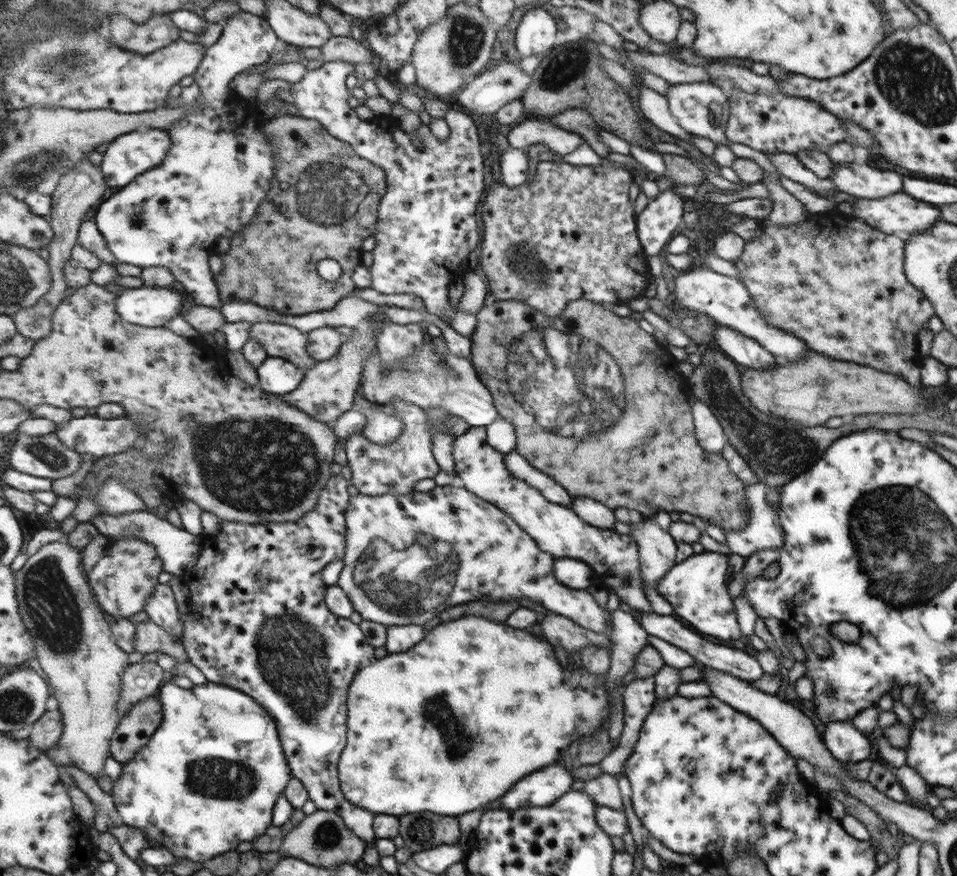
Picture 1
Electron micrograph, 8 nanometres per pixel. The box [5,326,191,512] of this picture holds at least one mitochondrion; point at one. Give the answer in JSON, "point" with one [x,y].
{"point":[51,456]}

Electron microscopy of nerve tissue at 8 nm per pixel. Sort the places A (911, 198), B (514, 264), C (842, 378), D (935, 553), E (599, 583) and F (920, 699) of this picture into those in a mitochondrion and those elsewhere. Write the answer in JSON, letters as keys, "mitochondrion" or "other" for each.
{"A":"other","B":"mitochondrion","C":"other","D":"mitochondrion","E":"other","F":"other"}

